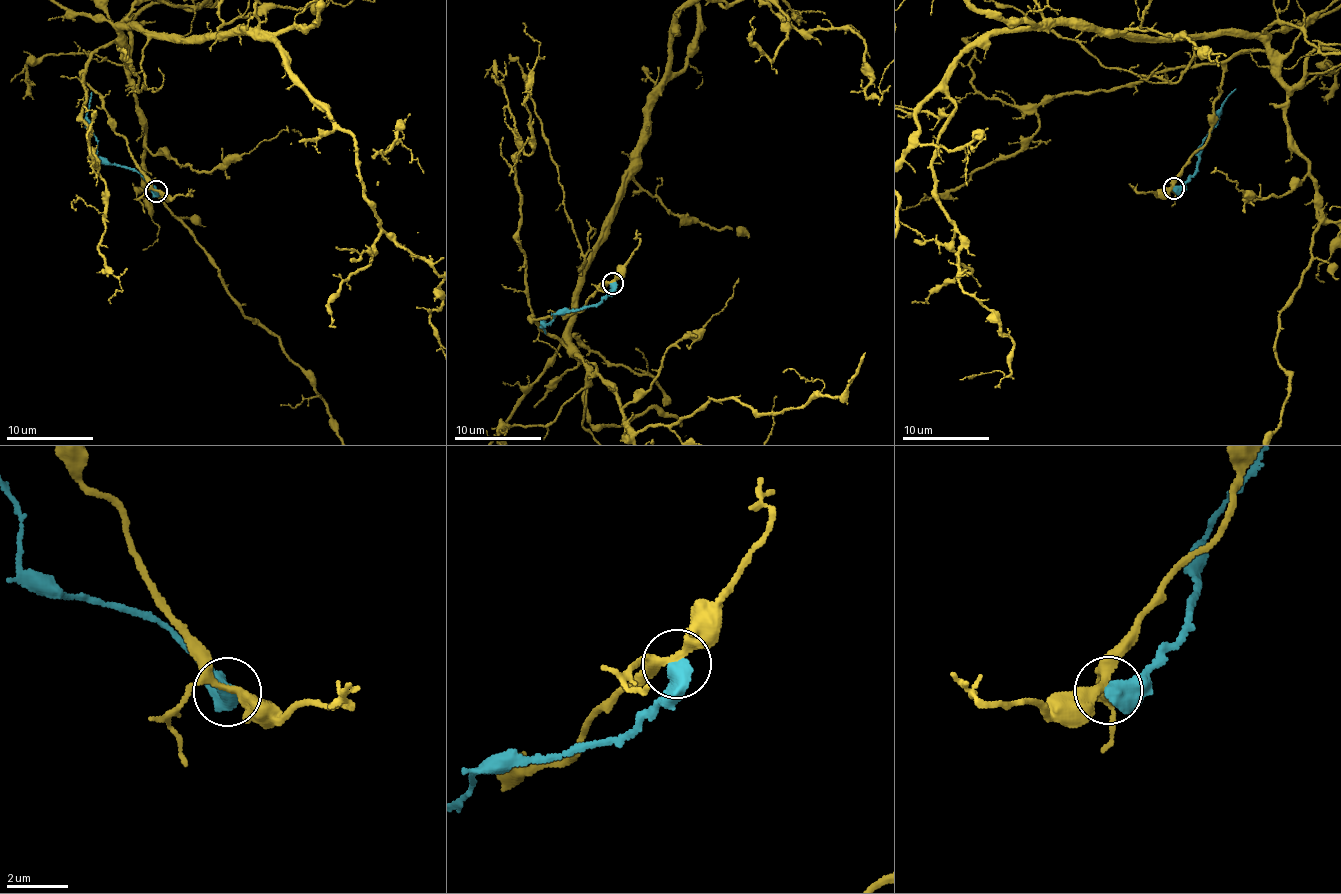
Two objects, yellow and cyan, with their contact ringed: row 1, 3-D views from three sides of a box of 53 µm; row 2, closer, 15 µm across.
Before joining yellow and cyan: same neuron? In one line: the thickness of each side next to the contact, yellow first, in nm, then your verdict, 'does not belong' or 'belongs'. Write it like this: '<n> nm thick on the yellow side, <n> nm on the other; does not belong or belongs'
240 nm thick on the yellow side, 600 nm on the other; does not belong

